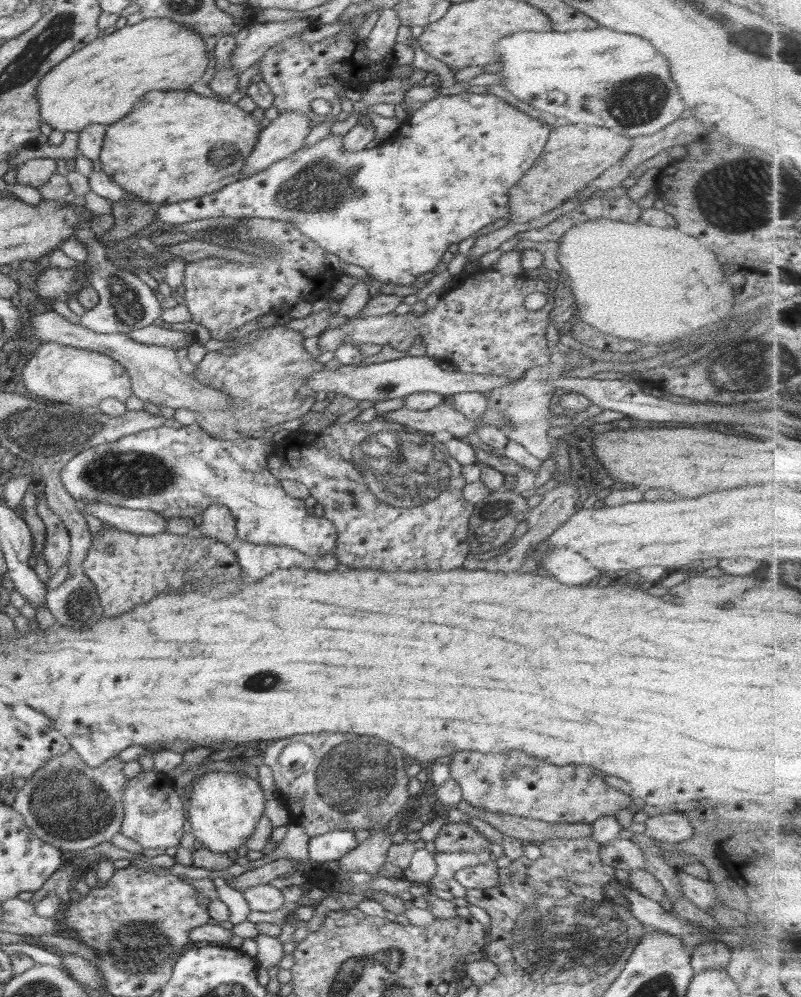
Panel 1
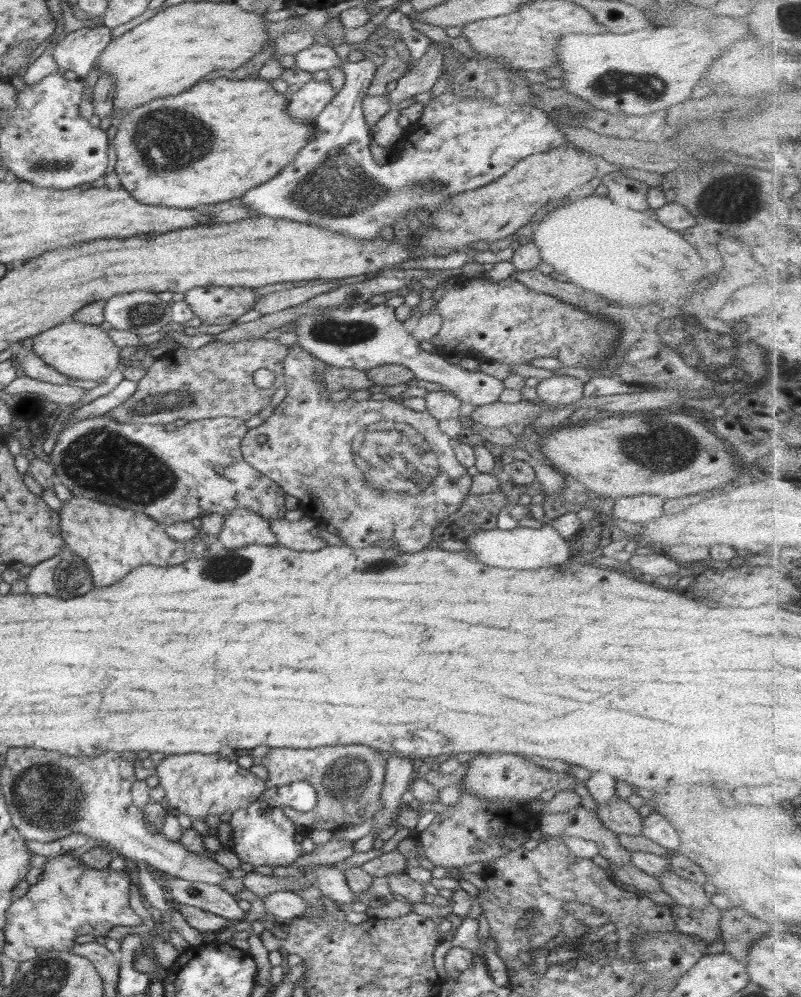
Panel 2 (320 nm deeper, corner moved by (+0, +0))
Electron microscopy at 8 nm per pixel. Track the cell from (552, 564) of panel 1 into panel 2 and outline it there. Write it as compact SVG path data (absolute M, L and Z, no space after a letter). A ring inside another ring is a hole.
M543 522L540 529L515 527L512 530L502 530L496 527L492 530L481 530L466 538L467 551L476 556L480 562L498 566L498 568L514 568L515 570L540 570L542 566L554 568L573 560L571 543L562 538L560 533L550 523Z

